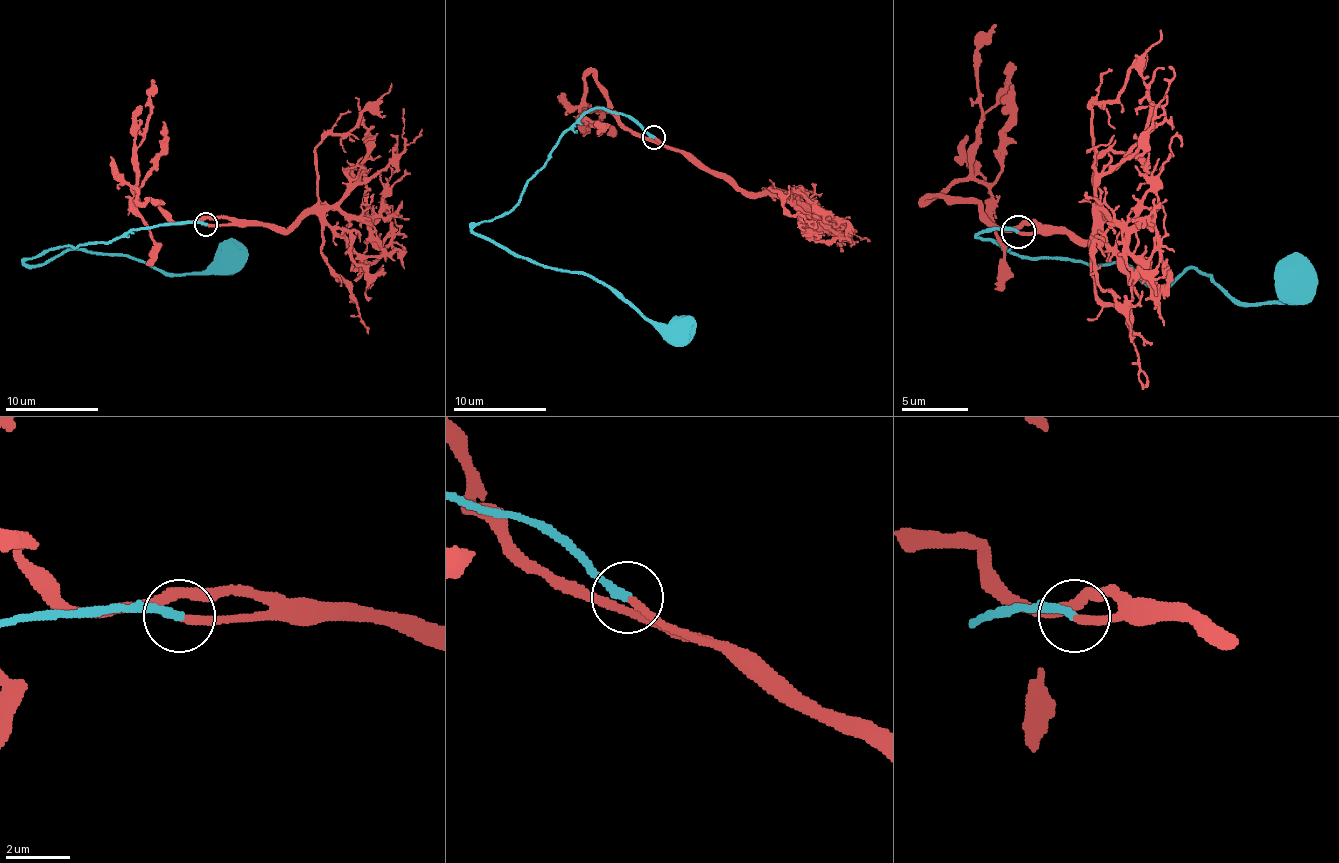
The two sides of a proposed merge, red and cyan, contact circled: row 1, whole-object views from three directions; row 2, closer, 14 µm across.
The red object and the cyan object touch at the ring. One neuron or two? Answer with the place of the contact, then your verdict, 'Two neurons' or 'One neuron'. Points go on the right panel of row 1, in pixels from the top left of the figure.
Place: (1018, 232). One neuron

